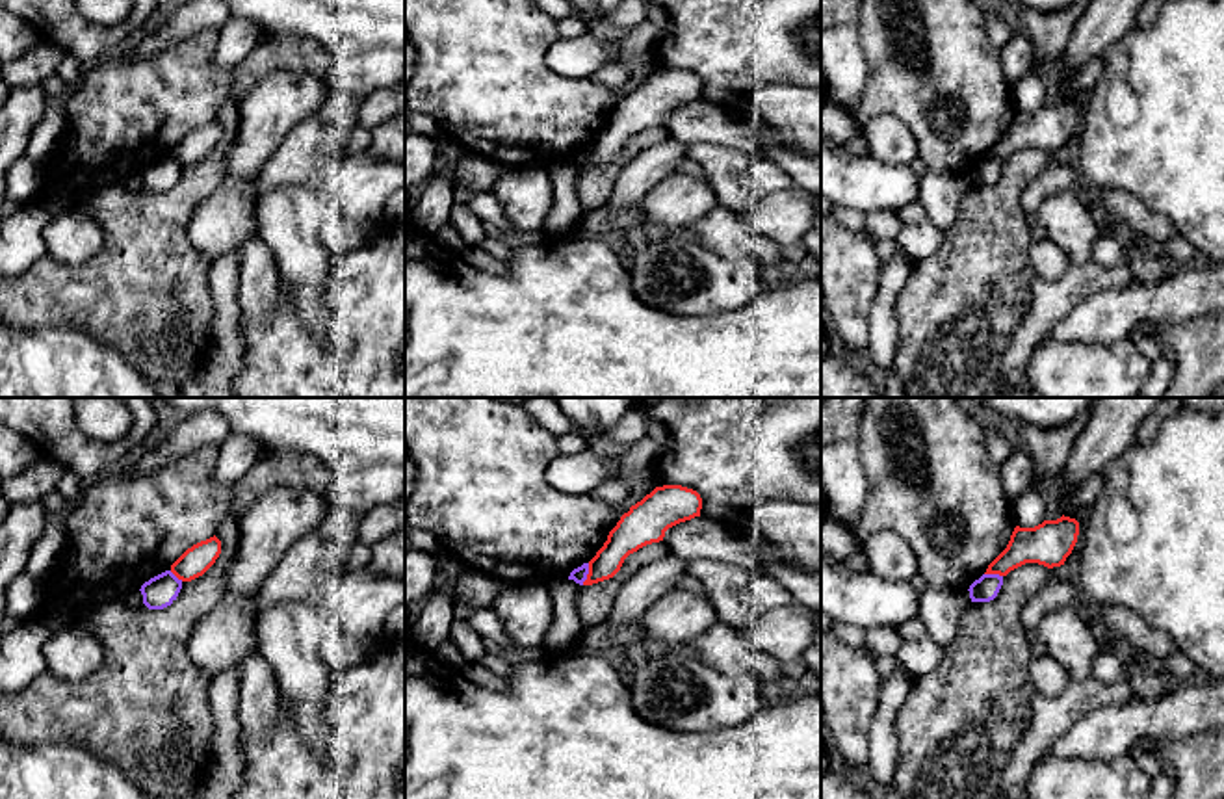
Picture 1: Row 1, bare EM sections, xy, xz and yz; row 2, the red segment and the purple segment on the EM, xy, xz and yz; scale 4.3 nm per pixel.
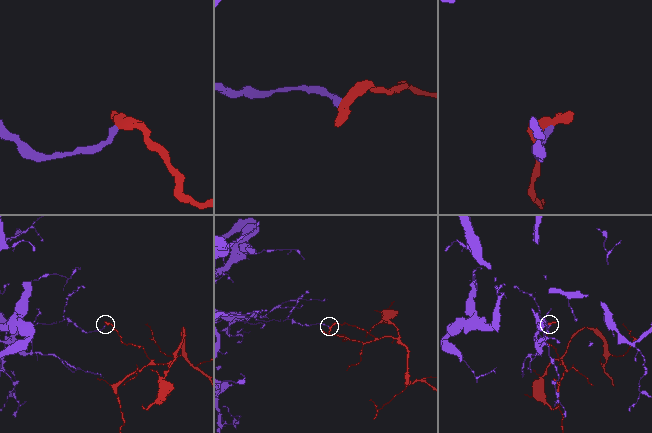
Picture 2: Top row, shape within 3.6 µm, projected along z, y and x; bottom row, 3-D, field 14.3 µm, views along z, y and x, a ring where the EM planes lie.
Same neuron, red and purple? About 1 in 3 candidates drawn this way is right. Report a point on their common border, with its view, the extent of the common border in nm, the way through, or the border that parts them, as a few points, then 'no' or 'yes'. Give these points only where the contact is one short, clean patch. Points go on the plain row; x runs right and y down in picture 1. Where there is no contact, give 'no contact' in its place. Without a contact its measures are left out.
contact xz (587, 158); length 100 nm; border xz (589, 147), (589, 157), (582, 168); no

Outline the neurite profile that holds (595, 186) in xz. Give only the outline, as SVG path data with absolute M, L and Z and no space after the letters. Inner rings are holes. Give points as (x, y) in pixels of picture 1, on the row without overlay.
M663 124L646 128L630 138L613 162L592 169L579 169L576 188L583 210L589 212L605 206L622 165L667 138L671 138L671 134Z

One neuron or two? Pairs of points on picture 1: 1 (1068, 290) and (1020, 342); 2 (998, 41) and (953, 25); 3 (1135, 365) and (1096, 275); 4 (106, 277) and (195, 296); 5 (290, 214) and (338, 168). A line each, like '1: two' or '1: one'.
1: one
2: two
3: two
4: one
5: two

